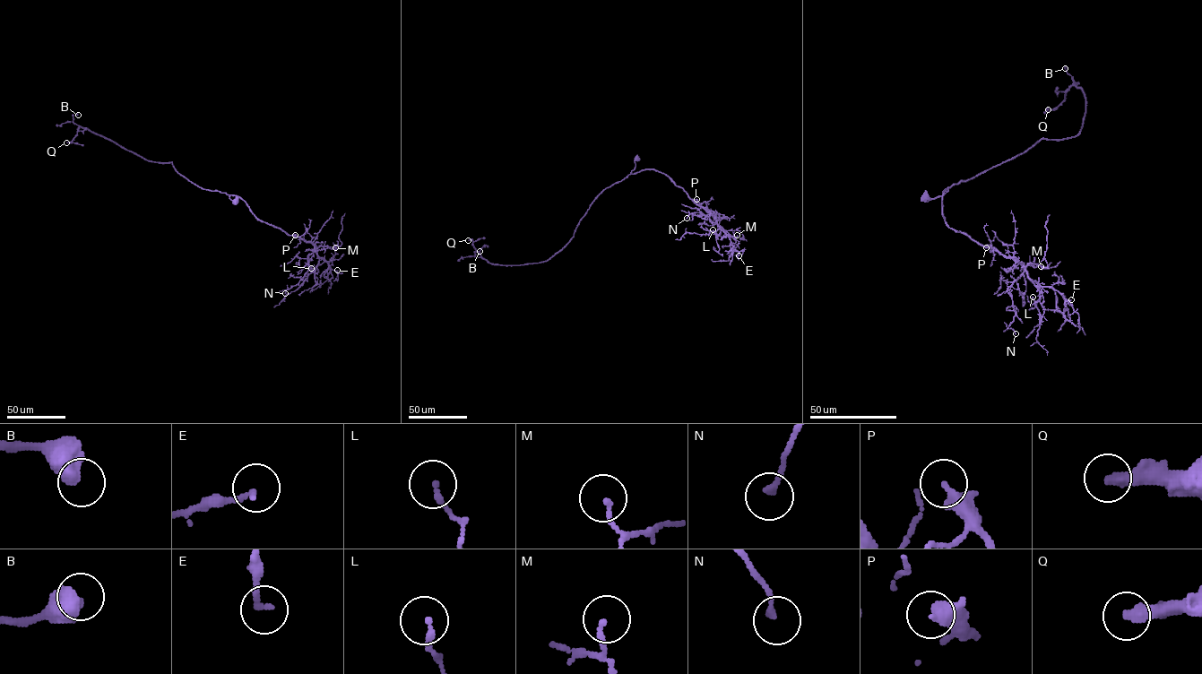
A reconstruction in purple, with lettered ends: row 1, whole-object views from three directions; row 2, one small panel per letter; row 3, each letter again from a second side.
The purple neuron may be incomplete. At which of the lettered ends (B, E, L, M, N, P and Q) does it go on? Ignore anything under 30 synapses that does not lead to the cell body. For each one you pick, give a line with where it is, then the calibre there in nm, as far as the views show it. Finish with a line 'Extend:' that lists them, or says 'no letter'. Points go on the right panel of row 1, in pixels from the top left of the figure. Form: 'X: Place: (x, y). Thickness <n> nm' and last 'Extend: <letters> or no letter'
Q: Place: (1048, 109). Thickness 400 nm
Extend: Q

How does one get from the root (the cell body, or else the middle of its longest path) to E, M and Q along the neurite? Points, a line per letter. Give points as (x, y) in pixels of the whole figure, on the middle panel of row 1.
E: (637, 159), (631, 173), (654, 169), (666, 174), (713, 217), (729, 237), (730, 248), (738, 251), (739, 255)
M: (637, 159), (631, 173), (654, 169), (666, 174), (732, 237), (737, 235)
Q: (637, 159), (631, 174), (598, 196), (573, 237), (547, 260), (492, 264), (468, 240)

